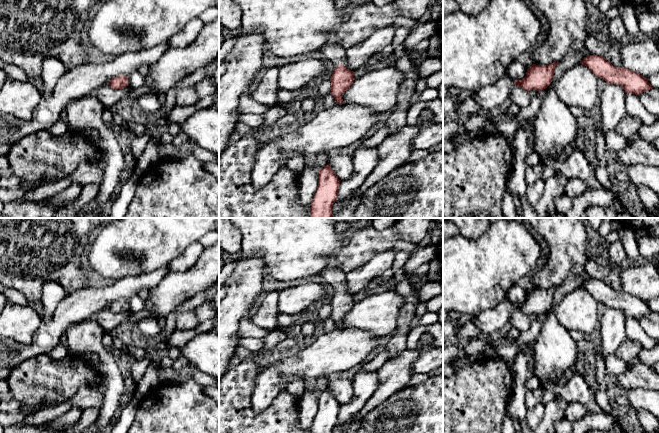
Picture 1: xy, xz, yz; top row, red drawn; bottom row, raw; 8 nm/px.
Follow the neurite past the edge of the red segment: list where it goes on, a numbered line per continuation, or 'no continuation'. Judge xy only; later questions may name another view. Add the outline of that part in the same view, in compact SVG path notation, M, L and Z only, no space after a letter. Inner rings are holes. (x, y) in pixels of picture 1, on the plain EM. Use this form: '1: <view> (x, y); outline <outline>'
no continuation

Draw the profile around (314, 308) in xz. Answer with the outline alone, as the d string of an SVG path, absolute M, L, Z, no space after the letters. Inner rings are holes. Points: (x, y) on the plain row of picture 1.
M328 288L328 291L327 291L326 295L325 295L322 299L320 299L320 300L318 300L318 301L312 303L311 305L309 305L309 307L308 307L307 310L308 310L310 313L312 313L315 317L318 318L319 310L320 310L324 305L330 304L333 296L334 296L334 294L335 294L335 292L336 292L336 289Z

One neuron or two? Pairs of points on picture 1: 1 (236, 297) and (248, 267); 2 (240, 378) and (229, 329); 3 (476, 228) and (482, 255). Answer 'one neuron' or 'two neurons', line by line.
1: one neuron
2: two neurons
3: two neurons

